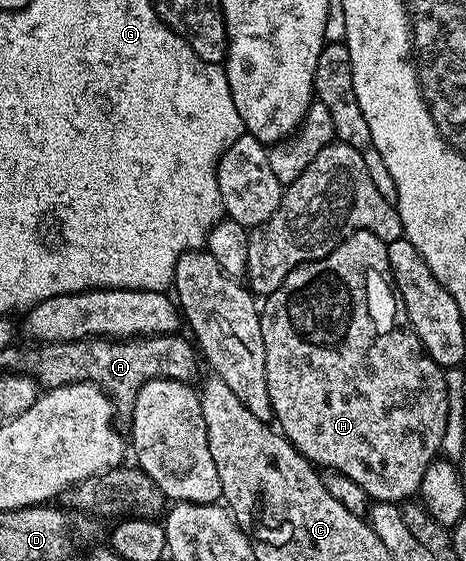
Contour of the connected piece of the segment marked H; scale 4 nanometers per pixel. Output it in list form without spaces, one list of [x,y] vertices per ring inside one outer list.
[[[363,229],[351,233],[337,249],[330,251],[330,255],[317,261],[307,261],[304,265],[291,269],[286,279],[282,279],[278,291],[271,293],[263,302],[260,322],[262,343],[266,347],[266,387],[270,387],[272,416],[284,438],[313,465],[333,469],[354,479],[354,483],[358,483],[358,487],[362,487],[362,491],[366,491],[366,495],[373,502],[404,503],[415,498],[420,491],[422,475],[426,475],[426,467],[430,467],[430,463],[437,460],[441,452],[442,435],[446,431],[446,423],[450,416],[448,381],[444,378],[447,377],[445,370],[441,369],[438,363],[434,363],[434,359],[430,359],[418,335],[408,323],[400,294],[392,284],[392,268],[386,242],[378,239],[378,235]]]

